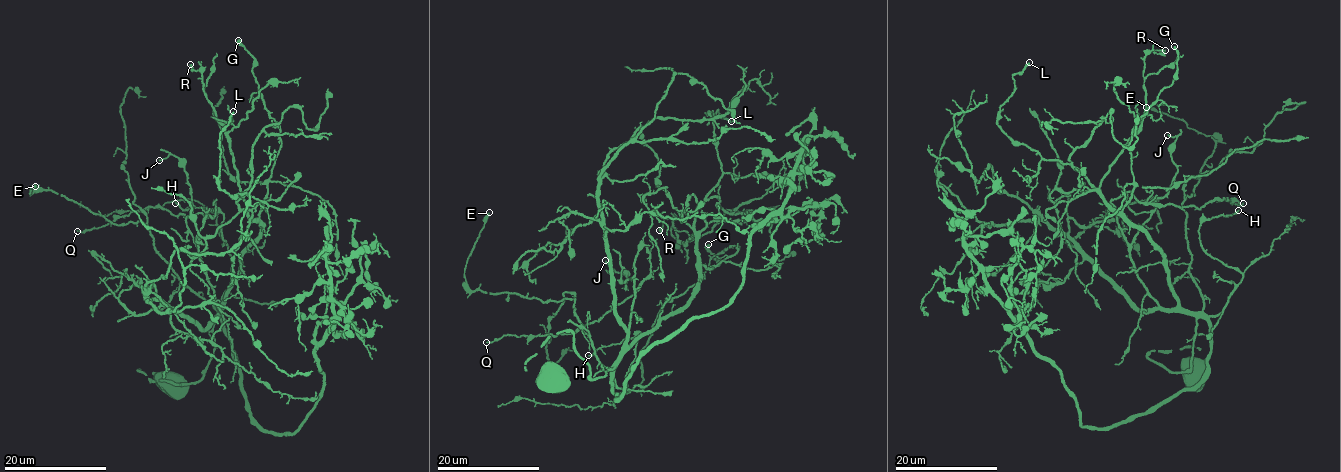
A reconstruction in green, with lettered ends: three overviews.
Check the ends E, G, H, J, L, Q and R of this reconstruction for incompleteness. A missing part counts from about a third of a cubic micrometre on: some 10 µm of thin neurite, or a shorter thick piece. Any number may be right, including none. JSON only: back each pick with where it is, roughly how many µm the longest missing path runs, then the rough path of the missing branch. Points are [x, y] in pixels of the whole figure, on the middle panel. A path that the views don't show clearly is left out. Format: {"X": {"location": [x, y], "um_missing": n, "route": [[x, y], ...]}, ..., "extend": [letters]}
{"extend": []}

